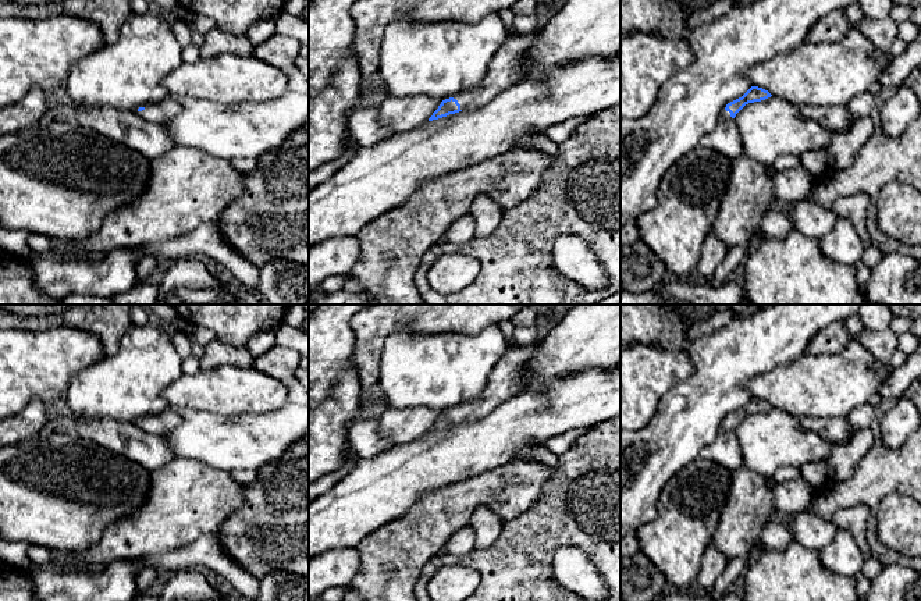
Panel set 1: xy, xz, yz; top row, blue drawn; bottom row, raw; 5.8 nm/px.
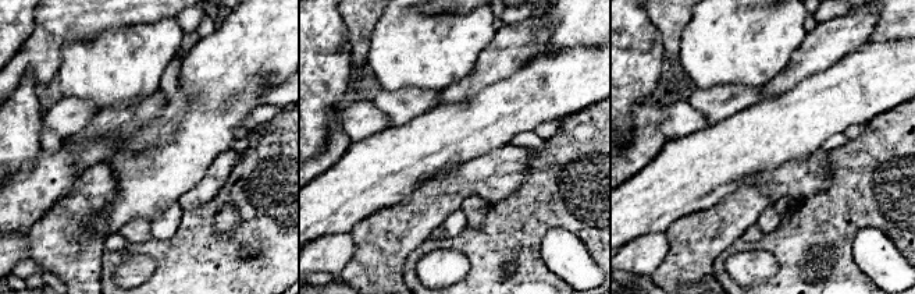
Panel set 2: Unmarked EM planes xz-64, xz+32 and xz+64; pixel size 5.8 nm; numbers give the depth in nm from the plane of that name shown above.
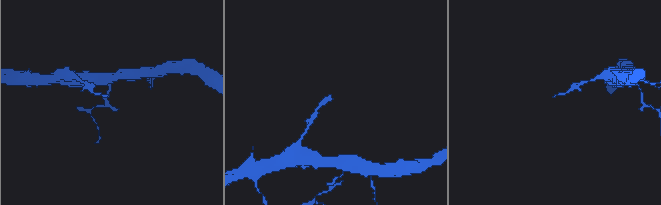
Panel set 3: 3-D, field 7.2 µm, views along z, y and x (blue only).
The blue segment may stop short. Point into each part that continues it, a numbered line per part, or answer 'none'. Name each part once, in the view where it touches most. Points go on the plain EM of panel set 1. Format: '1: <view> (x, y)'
1: xz (504, 380)

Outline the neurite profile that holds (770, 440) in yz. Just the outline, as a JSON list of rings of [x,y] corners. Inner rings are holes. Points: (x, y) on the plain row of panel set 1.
[[[778,408],[746,416],[733,431],[744,465],[767,480],[785,466],[828,462],[835,448],[819,434],[803,428],[797,417]]]

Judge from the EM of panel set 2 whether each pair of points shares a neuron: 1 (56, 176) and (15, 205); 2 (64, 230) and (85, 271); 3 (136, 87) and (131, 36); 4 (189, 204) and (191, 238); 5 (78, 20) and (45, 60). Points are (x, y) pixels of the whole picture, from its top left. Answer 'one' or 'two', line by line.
1: one
2: one
3: one
4: two
5: one

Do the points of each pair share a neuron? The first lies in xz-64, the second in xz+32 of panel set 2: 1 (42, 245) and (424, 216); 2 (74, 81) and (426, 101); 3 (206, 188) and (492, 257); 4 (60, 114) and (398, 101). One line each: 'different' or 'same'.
1: same
2: different
3: different
4: same

